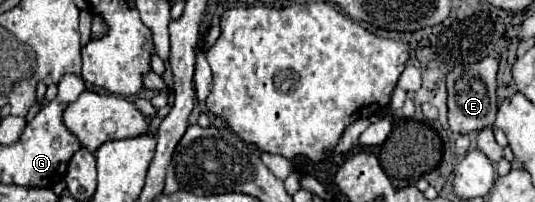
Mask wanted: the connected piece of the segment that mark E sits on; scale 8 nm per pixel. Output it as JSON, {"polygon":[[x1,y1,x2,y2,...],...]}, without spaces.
{"polygon":[[486,57,480,63,454,69,448,73,448,125,454,133,468,135,480,131,482,127,492,127,498,103,496,103,496,71,498,61,494,57]]}

